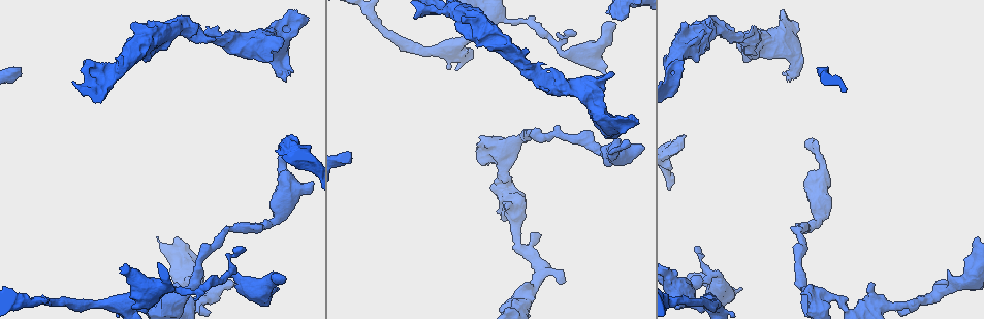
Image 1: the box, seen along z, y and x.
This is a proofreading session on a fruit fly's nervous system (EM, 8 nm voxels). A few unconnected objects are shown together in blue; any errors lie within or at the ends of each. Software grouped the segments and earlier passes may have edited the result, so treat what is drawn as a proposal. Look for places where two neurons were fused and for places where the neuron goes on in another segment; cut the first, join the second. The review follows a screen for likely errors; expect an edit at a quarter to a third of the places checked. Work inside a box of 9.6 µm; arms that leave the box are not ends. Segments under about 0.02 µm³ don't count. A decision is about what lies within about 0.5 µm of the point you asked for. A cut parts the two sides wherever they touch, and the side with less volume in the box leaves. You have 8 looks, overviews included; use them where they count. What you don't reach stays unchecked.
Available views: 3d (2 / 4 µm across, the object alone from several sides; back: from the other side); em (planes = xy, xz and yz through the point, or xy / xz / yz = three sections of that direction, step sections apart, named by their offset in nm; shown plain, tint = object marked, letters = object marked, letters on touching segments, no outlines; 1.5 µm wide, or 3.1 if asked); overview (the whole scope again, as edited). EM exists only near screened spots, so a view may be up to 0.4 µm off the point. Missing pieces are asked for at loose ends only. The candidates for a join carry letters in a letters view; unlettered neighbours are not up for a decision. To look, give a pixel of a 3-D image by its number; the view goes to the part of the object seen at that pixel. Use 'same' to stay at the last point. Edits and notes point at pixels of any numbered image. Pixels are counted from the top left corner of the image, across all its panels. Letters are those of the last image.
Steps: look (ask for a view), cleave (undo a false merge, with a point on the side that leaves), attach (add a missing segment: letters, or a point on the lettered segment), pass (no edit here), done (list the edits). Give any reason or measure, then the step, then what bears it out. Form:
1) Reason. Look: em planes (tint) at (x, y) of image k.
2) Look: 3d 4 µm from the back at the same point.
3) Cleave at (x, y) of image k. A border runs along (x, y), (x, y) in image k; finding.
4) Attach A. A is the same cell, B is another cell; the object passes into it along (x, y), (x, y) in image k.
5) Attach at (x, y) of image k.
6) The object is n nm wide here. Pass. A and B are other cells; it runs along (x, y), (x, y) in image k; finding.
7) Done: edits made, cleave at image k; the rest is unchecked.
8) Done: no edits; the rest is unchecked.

Look: em xz step 8 (tint) at (741, 290) of image 1.

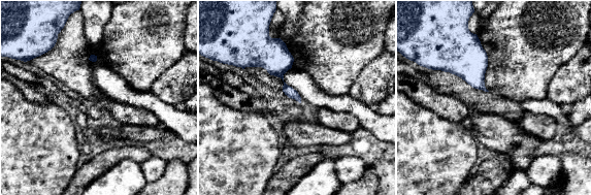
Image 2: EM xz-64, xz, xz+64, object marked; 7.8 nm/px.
Look: em planes (letters) at the same point.

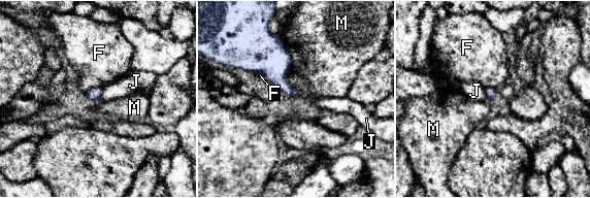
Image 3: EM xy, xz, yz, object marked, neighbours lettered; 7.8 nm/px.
Pass. F, J and M are other cells; no lettered segment goes on from it.

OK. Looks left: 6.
An open end. Look: em xy step 4 (letters) at (576, 34) of image 1.

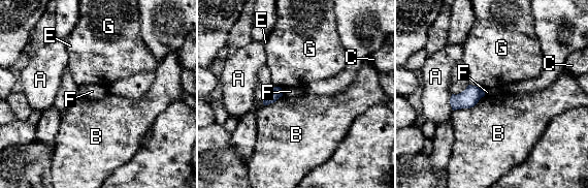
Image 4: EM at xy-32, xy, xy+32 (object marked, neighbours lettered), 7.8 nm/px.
Another direction. Look: em planes (letters) at the same point.

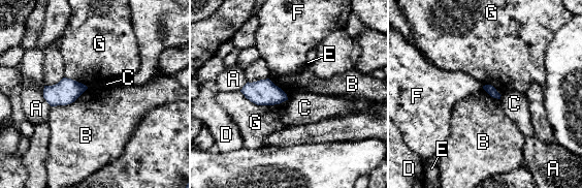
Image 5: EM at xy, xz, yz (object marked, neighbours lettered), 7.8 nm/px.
Pass. A, B, C, D, E, F and G are other cells; a border runs along (239, 91), (257, 104), (287, 100) in image 5; none of them fits.

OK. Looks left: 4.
An open end. Look: 3d 2 µm at (783, 73) of image 1.

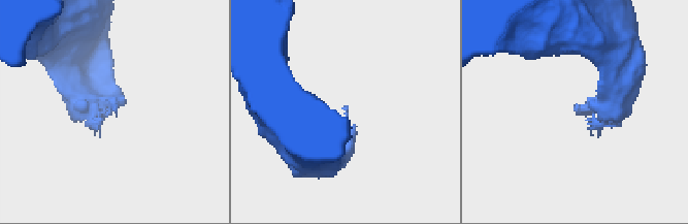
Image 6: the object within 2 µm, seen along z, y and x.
Look: em xy step 8 (letters) at (577, 114) of image 6.

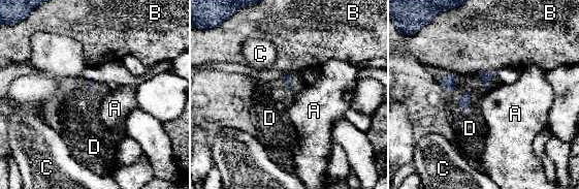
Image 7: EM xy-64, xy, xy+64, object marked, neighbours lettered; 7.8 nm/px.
Attach D. D is the same cell, A, B and C are other cells; the object passes into it along (464, 100), (470, 102), (470, 128) in image 7; it goes on there.

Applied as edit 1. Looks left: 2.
Done: edits made, attach at image 7; the rest is unchecked.

